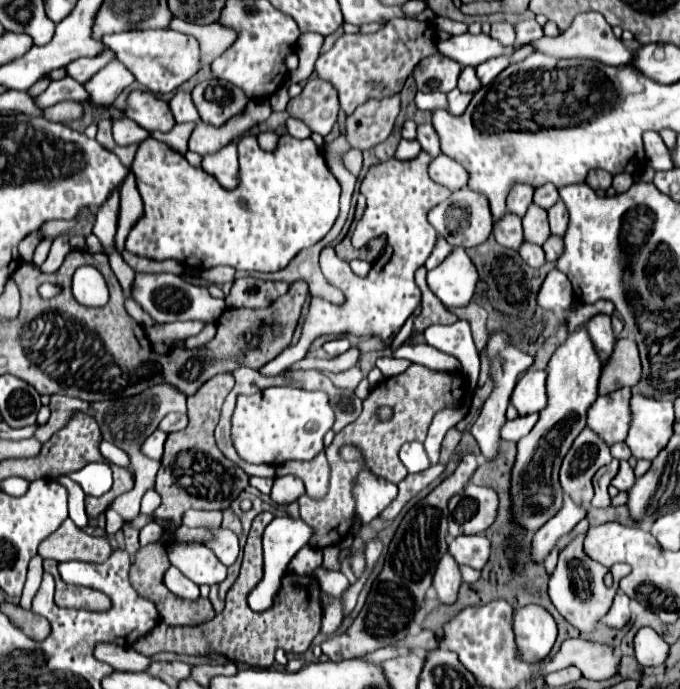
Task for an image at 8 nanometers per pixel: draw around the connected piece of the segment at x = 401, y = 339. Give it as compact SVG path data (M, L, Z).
M419 305L414 313L408 318L406 323L403 325L402 329L398 332L397 336L393 339L391 344L391 350L395 351L398 349L402 344L404 344L413 332L413 322L414 319L420 314L421 306Z

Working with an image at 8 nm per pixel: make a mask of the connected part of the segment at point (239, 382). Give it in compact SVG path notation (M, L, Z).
M240 367L234 371L234 405L236 405L236 397L238 395L254 395L256 391L262 391L270 385L274 385L276 377L264 377L260 371L254 371L250 367Z

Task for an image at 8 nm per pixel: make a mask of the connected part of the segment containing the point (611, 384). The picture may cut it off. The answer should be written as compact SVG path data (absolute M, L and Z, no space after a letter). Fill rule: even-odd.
M616 339L612 361L602 365L598 393L606 395L620 387L634 387L640 381L640 357L634 339Z

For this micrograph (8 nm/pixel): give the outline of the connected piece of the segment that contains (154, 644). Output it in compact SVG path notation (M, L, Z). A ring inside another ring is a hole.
M260 513L252 521L252 529L248 533L248 541L244 547L244 559L238 579L228 591L226 607L222 613L218 613L212 621L196 625L196 627L168 627L164 623L158 623L152 633L146 633L134 643L134 649L146 657L152 657L160 651L174 651L184 655L208 655L208 653L220 653L236 663L246 663L250 667L270 667L274 663L274 651L282 647L286 653L300 655L304 653L312 639L320 631L320 619L322 619L322 601L320 601L320 589L318 583L310 577L304 581L298 581L298 575L286 573L282 577L282 587L276 595L276 601L272 609L264 613L256 613L248 607L246 595L252 591L252 587L262 579L262 533L266 525L270 523L272 513Z

